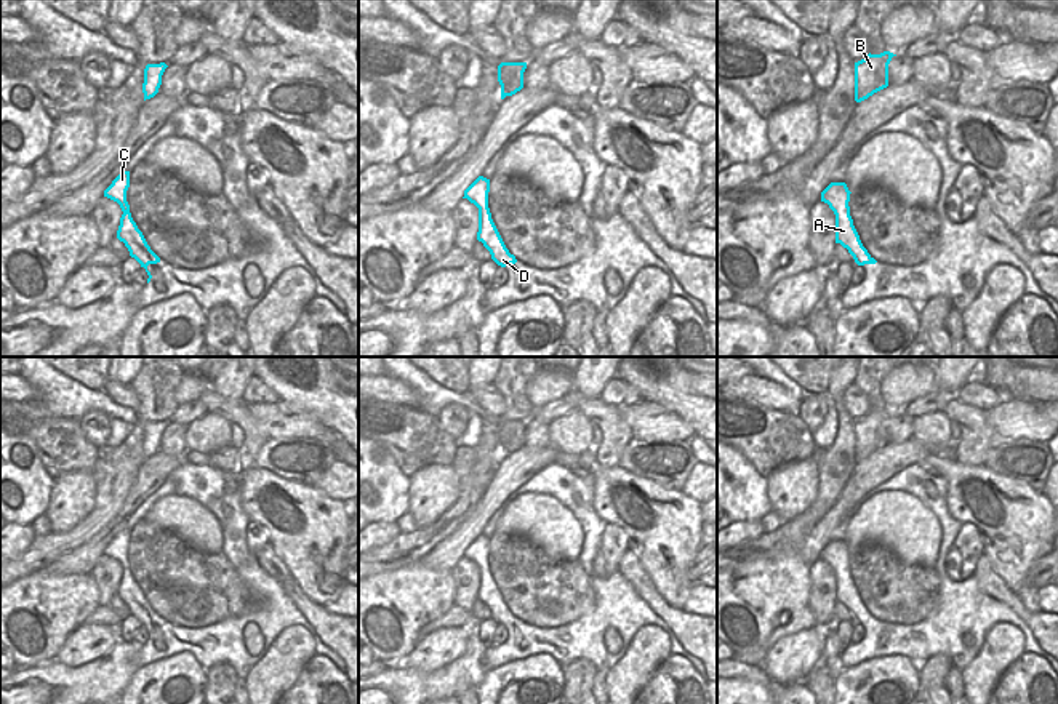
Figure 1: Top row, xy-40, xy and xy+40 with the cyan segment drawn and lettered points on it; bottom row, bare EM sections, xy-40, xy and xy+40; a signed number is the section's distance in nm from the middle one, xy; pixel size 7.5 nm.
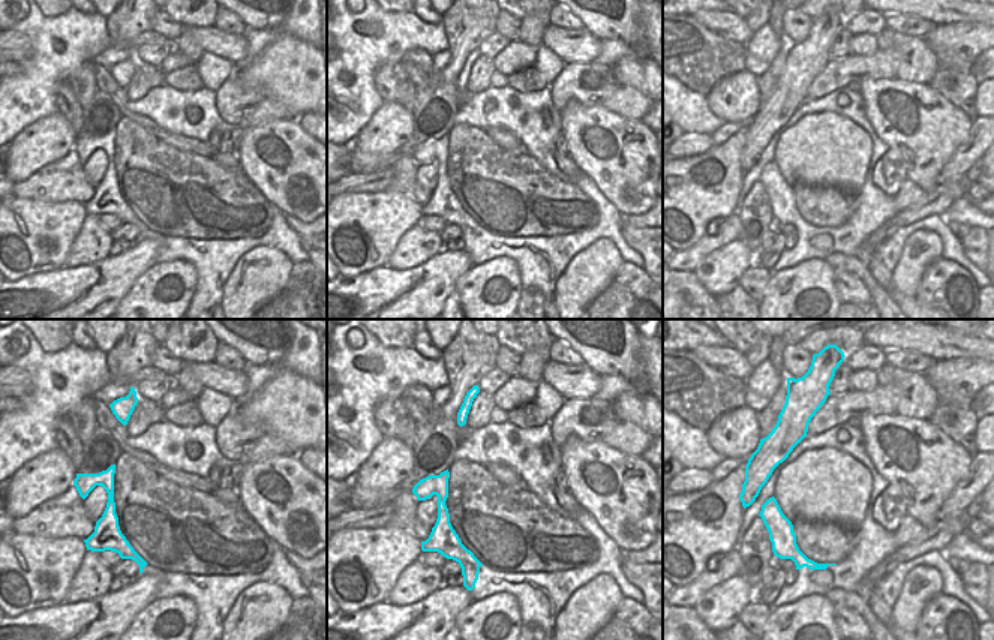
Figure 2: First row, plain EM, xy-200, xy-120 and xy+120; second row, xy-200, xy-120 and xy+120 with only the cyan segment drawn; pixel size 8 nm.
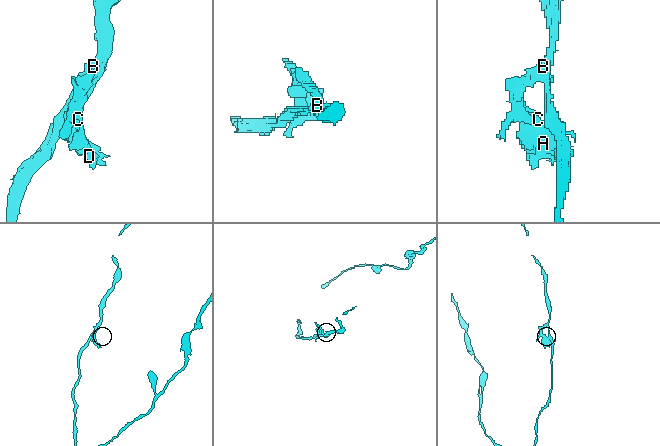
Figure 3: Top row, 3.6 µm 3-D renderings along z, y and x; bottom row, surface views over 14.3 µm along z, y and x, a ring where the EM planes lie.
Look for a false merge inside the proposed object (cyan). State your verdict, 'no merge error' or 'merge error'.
merge error

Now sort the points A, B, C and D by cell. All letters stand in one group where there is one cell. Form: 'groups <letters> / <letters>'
groups A C D / B

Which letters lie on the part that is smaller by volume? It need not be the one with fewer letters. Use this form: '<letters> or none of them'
A, C, D

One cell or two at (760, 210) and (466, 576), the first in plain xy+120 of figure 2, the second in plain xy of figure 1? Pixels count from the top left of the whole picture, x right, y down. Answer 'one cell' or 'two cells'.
one cell

